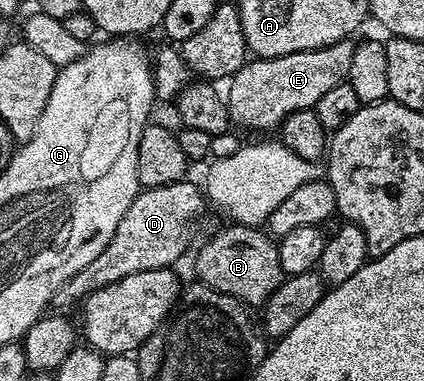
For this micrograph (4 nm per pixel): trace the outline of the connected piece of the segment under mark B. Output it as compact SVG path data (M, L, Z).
M241 223L227 226L201 245L196 255L195 278L218 293L234 297L249 308L263 308L267 299L286 278L278 261L277 240L265 234L260 227L244 227Z

